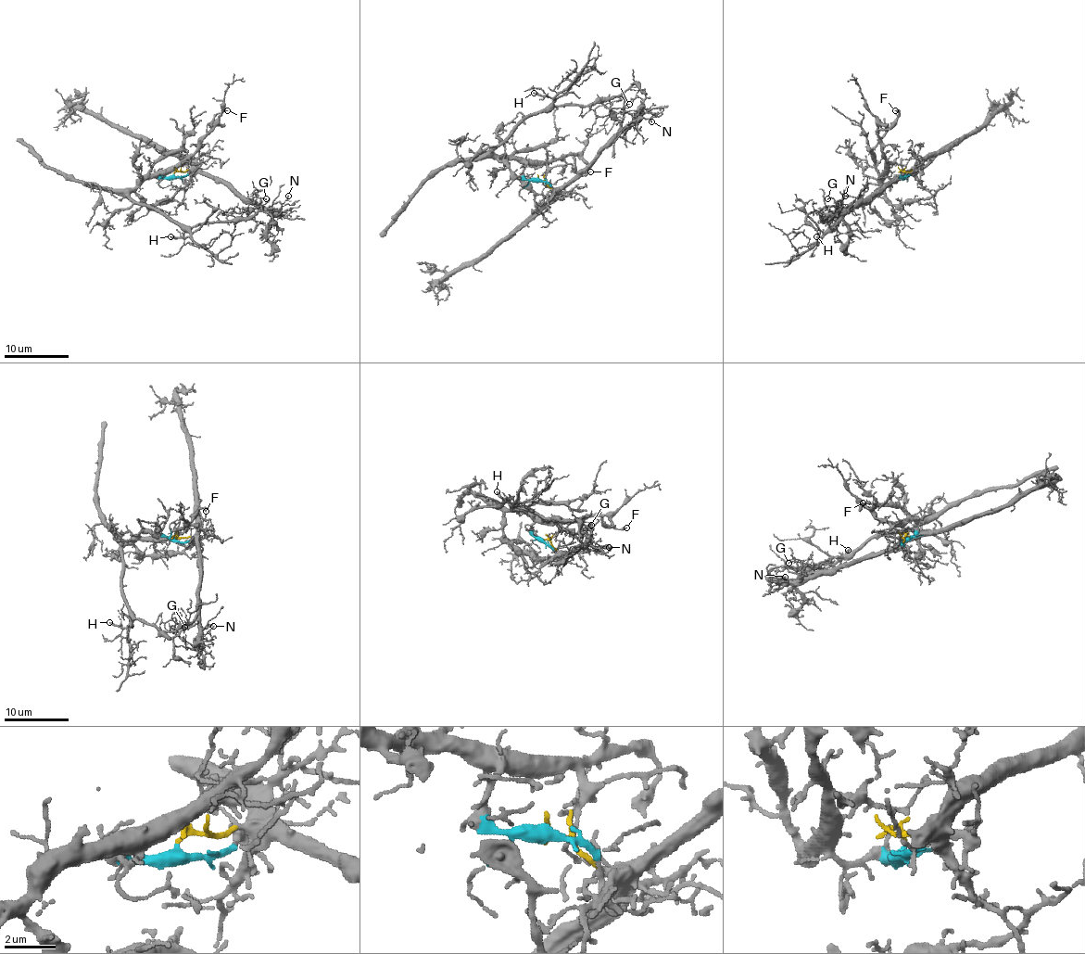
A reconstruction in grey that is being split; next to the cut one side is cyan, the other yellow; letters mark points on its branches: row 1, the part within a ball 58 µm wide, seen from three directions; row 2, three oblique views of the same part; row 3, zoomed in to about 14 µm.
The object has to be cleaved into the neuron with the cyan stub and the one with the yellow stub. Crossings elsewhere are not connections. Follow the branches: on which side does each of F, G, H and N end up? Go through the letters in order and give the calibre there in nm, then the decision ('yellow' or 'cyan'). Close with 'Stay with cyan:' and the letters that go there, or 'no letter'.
F: 240 nm thick; cyan
G: 80 nm thick; yellow
H: 240 nm thick; cyan
N: 80 nm thick; yellow
Stay with cyan: F, H

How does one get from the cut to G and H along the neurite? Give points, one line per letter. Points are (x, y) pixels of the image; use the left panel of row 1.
G: (173, 173), (202, 170), (221, 178), (244, 198), (257, 204), (259, 204), (259, 198), (266, 198)
H: (173, 173), (145, 178), (130, 194), (136, 202), (156, 207), (178, 222), (189, 233), (184, 237), (170, 235)

